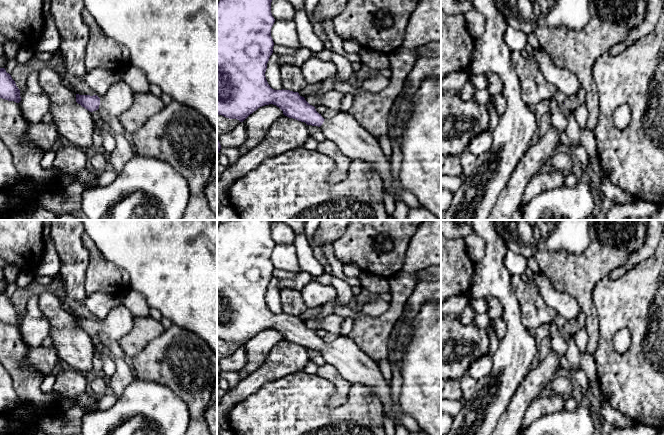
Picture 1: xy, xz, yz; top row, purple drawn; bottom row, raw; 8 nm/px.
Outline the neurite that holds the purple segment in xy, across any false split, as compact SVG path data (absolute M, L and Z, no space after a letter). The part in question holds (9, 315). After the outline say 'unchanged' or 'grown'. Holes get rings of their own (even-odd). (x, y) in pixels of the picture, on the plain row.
M0 292L0 322L16 327L21 325L20 314L5 292Z; unchanged

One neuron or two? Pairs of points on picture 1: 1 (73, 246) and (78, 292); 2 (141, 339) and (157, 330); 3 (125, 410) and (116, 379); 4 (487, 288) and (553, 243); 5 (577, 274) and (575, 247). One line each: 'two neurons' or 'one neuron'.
1: one neuron
2: one neuron
3: two neurons
4: two neurons
5: two neurons

